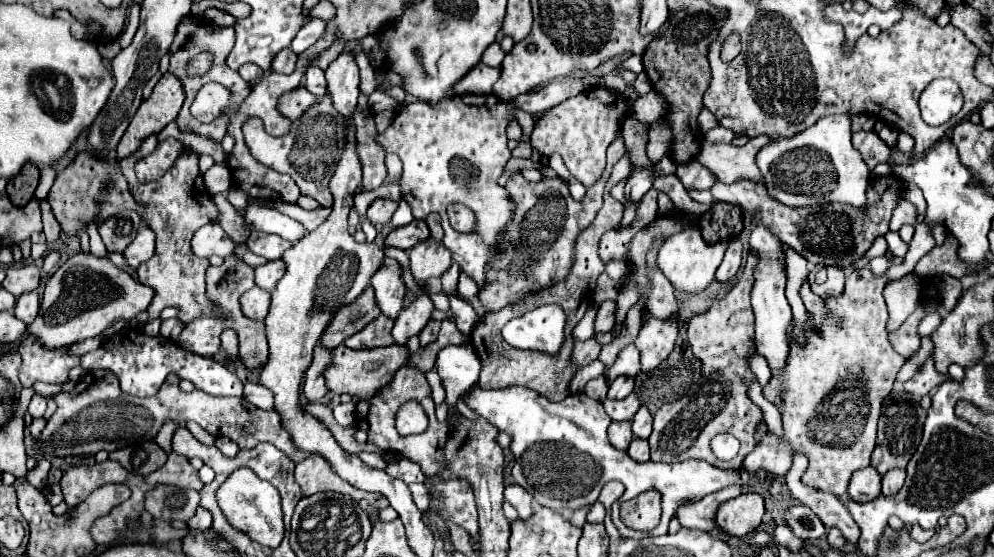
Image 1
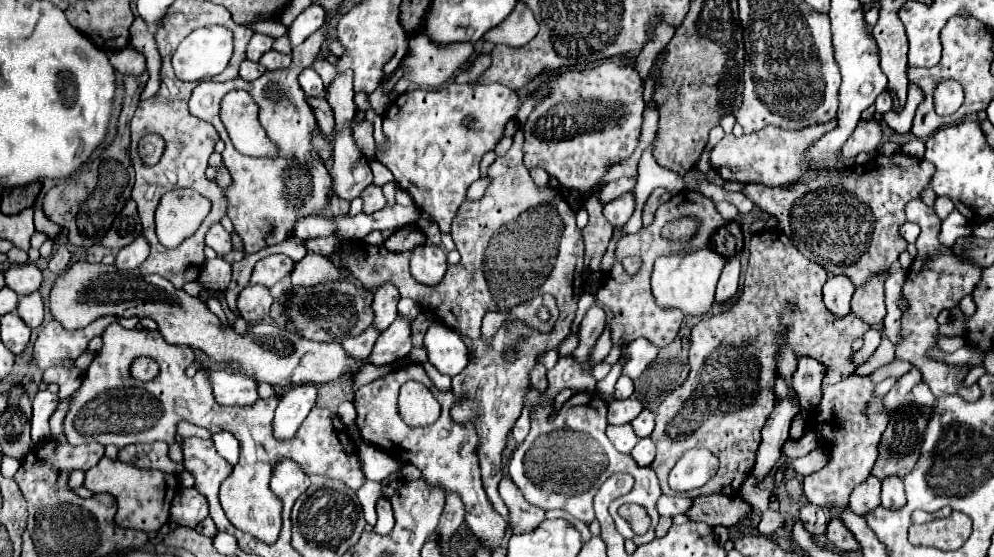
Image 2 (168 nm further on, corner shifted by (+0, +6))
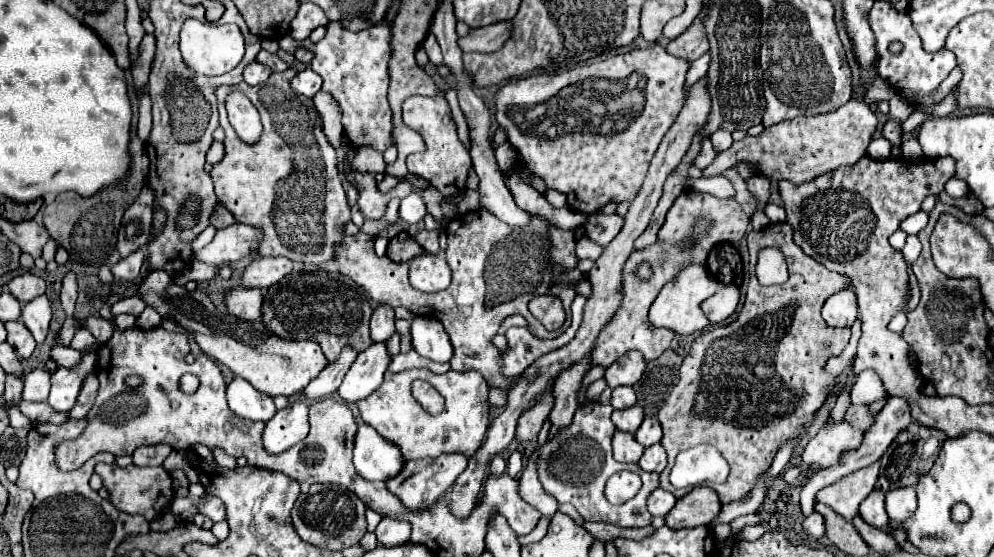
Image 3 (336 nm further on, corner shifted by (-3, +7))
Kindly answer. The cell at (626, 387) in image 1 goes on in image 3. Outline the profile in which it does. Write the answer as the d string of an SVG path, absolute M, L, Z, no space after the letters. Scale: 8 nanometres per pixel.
M629 386L615 388L615 390L613 390L613 398L611 398L611 406L613 406L615 410L635 406L635 392L633 392L633 388L629 388Z

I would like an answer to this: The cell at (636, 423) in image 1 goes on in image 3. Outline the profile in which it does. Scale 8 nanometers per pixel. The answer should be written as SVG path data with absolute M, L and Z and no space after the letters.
M645 418L643 424L639 426L639 430L635 432L635 438L639 444L643 444L645 448L651 446L651 444L657 444L661 442L663 438L663 432L661 432L661 424L657 418Z

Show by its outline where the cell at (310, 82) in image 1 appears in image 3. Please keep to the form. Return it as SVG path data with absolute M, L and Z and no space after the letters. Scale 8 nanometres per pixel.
M305 68L293 76L291 88L307 98L313 98L321 90L321 78L311 68Z

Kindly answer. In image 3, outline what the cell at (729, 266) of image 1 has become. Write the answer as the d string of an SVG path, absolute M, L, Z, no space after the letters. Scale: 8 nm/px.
M719 286L719 290L707 298L707 302L703 302L703 312L707 314L707 320L711 324L721 324L723 320L727 320L739 302L739 288L737 286Z

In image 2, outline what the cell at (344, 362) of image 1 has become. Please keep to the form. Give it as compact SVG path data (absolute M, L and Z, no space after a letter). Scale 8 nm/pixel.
M76 261L62 271L50 291L50 313L68 331L82 329L104 315L150 317L158 323L158 329L168 343L198 347L218 363L236 359L244 375L280 387L290 383L330 383L340 377L354 377L366 365L362 359L348 359L348 353L340 343L308 341L274 325L260 323L250 327L246 337L236 335L232 327L222 331L218 317L198 297L190 297L182 289L174 289L168 279L160 275L144 277L140 273L120 271L114 265L104 263Z

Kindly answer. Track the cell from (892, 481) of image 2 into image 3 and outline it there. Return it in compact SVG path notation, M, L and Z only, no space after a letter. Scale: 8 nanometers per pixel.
M899 488L899 490L887 492L885 506L887 506L887 514L891 520L897 520L897 522L907 520L917 508L915 490L913 488Z

